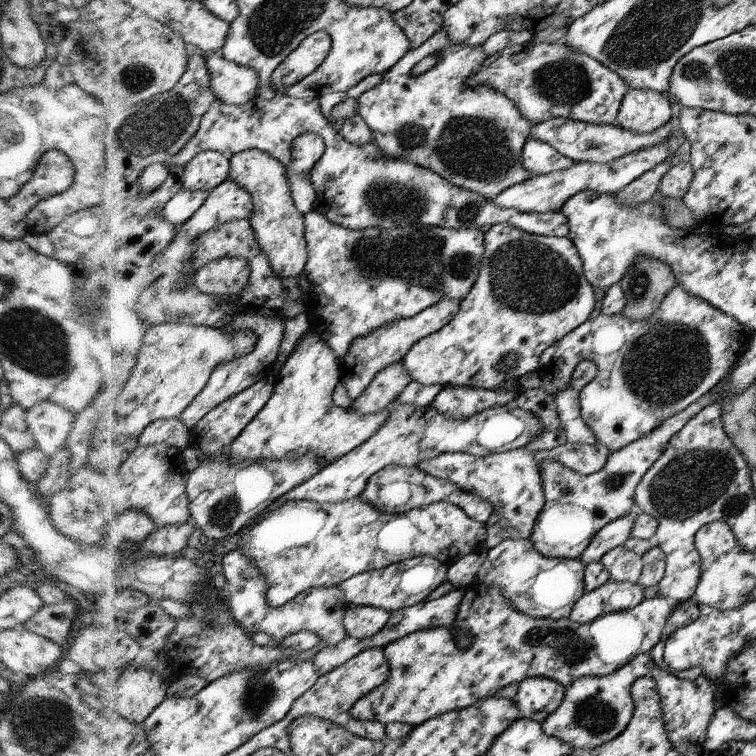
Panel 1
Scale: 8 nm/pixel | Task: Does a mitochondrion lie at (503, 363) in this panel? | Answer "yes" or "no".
no

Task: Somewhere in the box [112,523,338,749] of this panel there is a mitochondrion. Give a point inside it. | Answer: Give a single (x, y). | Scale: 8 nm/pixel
(257, 692)

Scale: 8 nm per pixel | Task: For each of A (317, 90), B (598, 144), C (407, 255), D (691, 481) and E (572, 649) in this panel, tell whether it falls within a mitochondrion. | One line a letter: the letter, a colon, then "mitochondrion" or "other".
A: other
B: mitochondrion
C: mitochondrion
D: mitochondrion
E: mitochondrion

